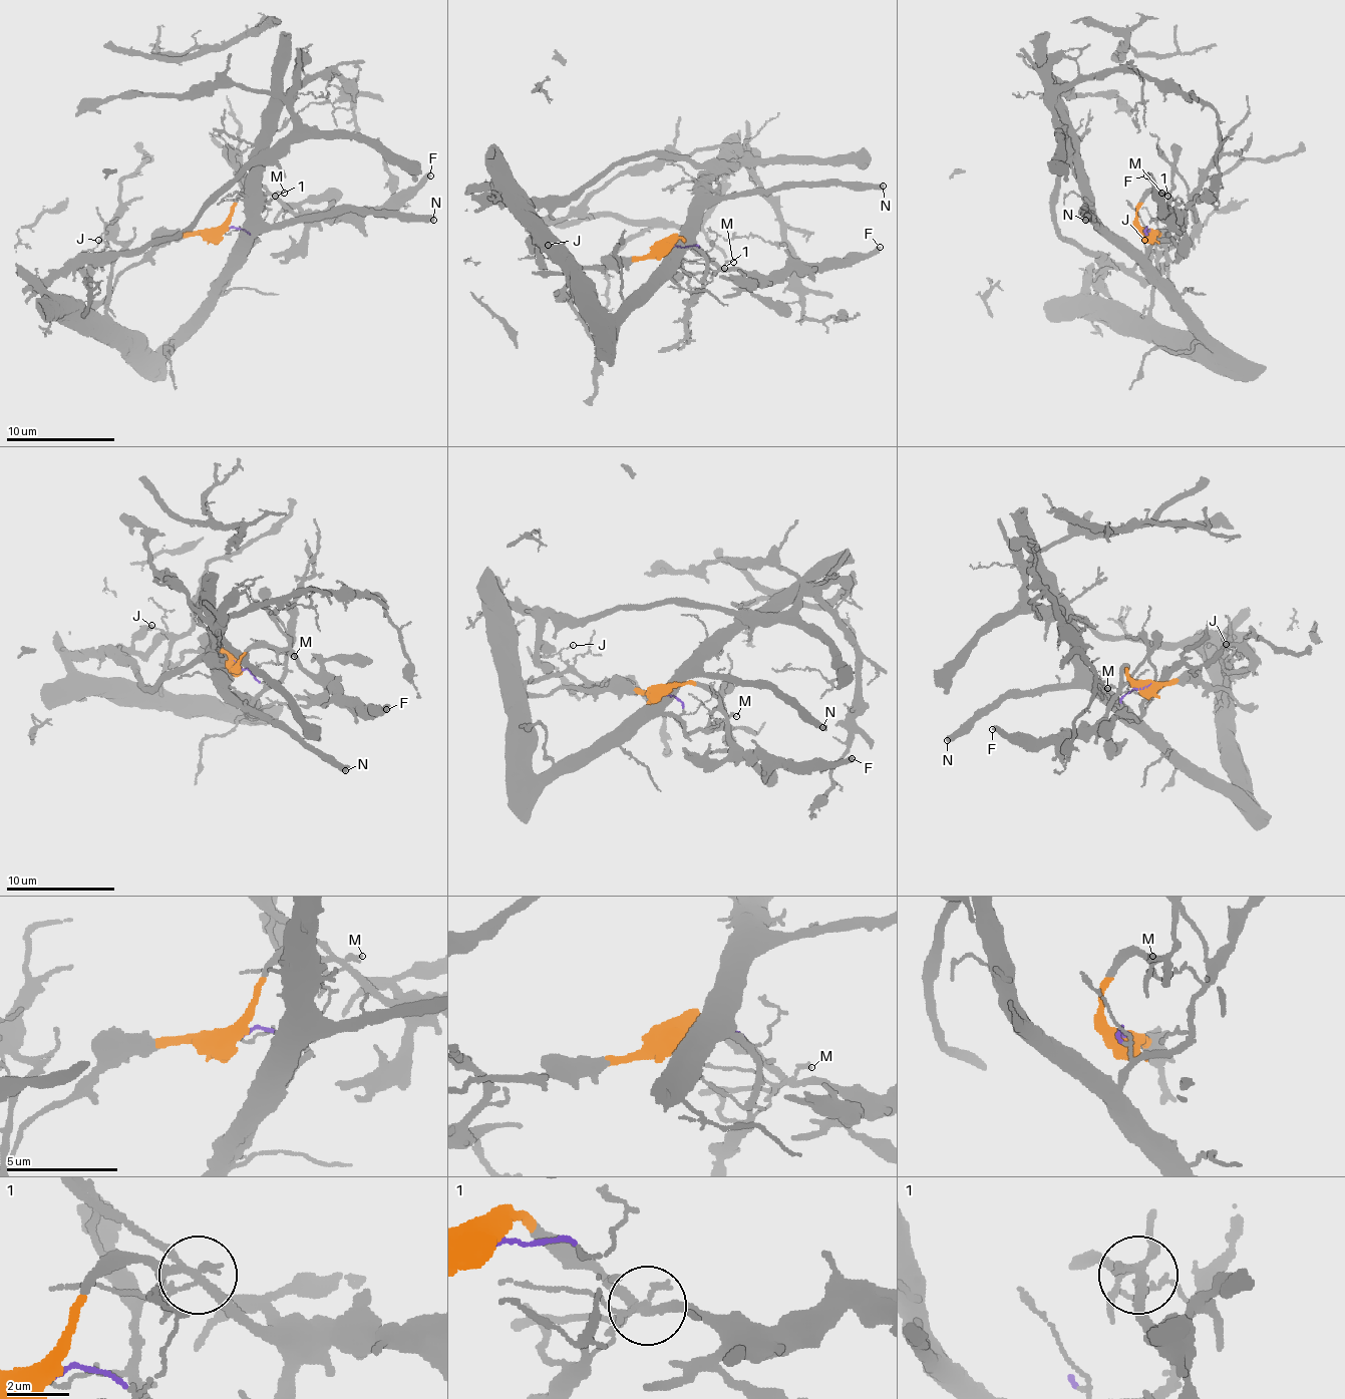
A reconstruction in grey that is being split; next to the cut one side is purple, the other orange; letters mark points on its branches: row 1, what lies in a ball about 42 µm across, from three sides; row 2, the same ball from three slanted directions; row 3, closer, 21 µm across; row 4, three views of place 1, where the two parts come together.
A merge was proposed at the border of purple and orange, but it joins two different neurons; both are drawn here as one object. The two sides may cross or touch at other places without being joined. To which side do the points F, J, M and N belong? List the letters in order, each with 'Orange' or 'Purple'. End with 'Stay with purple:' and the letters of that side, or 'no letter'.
F: Orange
J: Purple
M: Purple
N: Purple
Stay with purple: J, M, N

